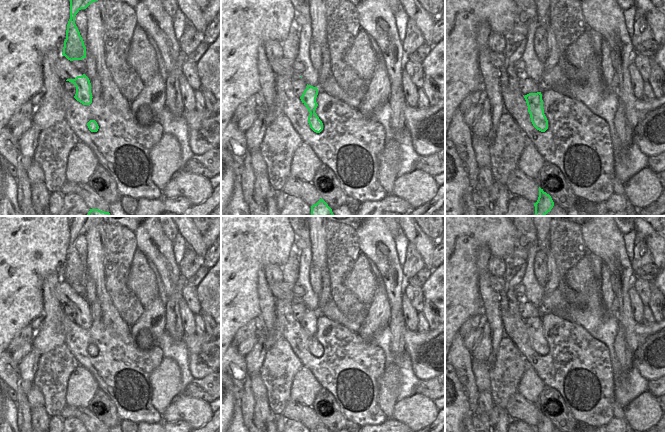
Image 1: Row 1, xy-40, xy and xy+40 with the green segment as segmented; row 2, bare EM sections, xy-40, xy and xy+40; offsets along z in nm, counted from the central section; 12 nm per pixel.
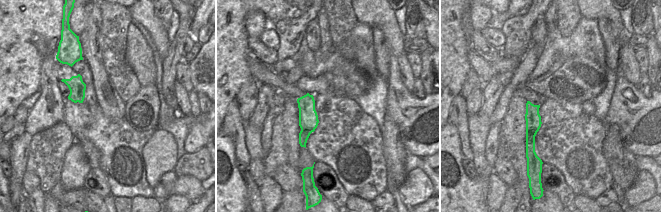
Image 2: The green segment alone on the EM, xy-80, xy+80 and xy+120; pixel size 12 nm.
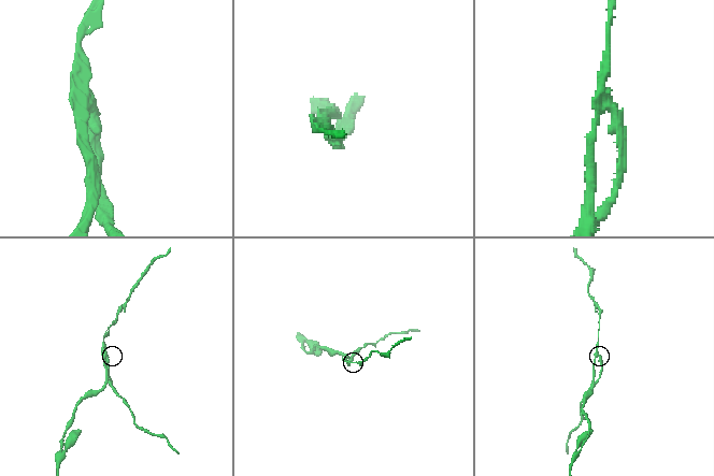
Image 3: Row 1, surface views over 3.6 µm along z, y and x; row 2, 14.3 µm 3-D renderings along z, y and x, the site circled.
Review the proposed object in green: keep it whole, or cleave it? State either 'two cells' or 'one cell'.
two cells

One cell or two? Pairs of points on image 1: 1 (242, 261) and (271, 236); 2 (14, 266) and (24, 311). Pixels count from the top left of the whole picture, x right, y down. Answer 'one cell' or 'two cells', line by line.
1: one cell
2: one cell

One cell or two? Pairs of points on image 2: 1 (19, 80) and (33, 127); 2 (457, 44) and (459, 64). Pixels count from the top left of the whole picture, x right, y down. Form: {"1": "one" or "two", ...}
{"1": "two", "2": "one"}

